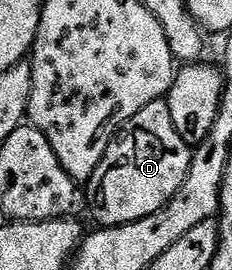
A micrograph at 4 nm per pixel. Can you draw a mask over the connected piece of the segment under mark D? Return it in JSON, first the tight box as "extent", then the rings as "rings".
{"extent":[86,99,193,227],"rings":[[[161,99],[142,107],[138,115],[134,115],[122,126],[119,133],[110,143],[104,161],[98,163],[94,175],[86,183],[86,201],[92,208],[92,217],[100,227],[109,225],[125,225],[138,219],[146,219],[154,215],[162,207],[166,207],[169,199],[177,193],[190,171],[193,146],[187,145],[178,135],[174,127],[174,119],[170,119],[170,107],[167,100]]]}

